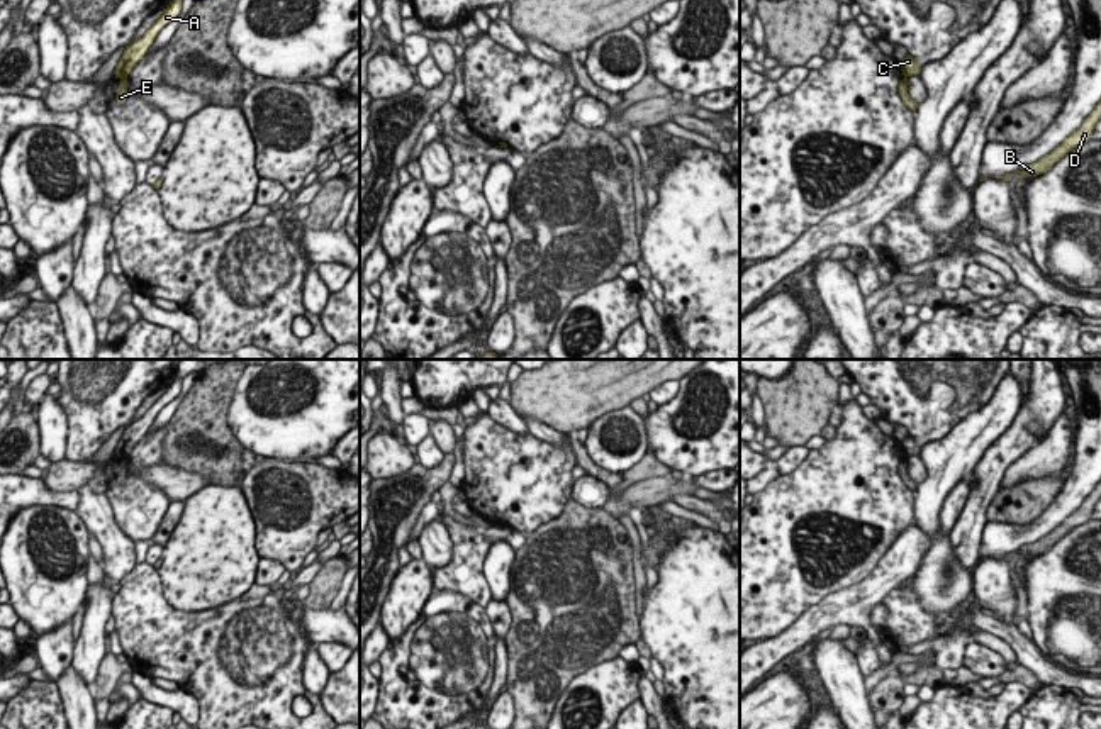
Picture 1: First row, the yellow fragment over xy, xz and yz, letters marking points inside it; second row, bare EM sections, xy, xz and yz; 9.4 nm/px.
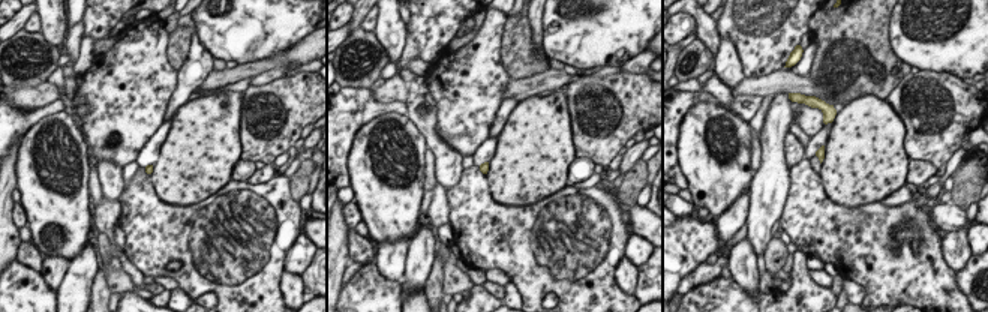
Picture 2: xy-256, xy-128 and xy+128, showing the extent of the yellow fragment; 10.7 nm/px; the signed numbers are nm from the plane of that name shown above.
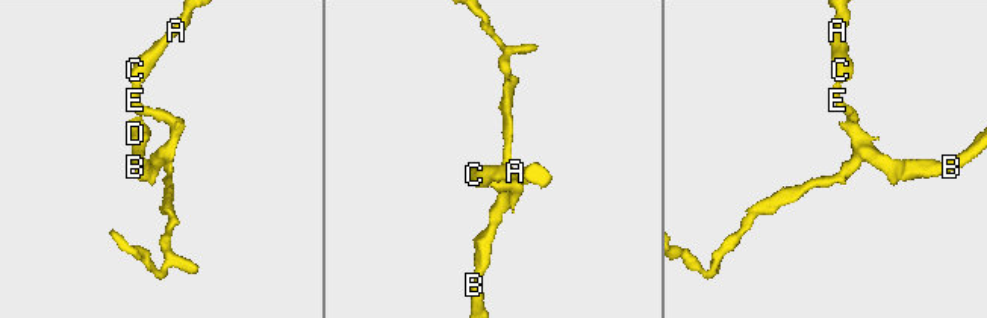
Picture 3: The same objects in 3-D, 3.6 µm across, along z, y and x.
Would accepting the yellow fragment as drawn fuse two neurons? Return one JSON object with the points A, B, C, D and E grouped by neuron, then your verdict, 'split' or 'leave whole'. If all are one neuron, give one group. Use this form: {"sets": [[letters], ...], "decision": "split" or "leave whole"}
{"sets": [["A", "C"], ["B", "D", "E"]], "decision": "split"}

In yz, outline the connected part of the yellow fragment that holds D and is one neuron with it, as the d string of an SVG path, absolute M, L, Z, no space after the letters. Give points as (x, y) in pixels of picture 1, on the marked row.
M1101 100L1096 109L1082 120L1082 124L1069 136L1065 141L1057 146L1050 154L1045 154L1042 159L1031 163L1026 173L1016 170L1018 178L1037 176L1052 168L1060 158L1064 158L1072 147L1077 147L1087 142L1093 137L1096 122L1101 119Z

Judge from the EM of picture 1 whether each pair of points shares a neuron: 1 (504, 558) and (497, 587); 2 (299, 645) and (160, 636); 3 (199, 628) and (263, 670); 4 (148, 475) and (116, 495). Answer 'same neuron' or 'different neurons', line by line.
1: same neuron
2: same neuron
3: same neuron
4: different neurons

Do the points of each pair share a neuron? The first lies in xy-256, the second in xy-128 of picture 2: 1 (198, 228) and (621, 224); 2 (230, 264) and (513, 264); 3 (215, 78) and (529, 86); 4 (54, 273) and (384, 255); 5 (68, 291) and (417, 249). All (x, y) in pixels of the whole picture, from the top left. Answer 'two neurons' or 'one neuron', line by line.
1: one neuron
2: one neuron
3: one neuron
4: one neuron
5: one neuron

